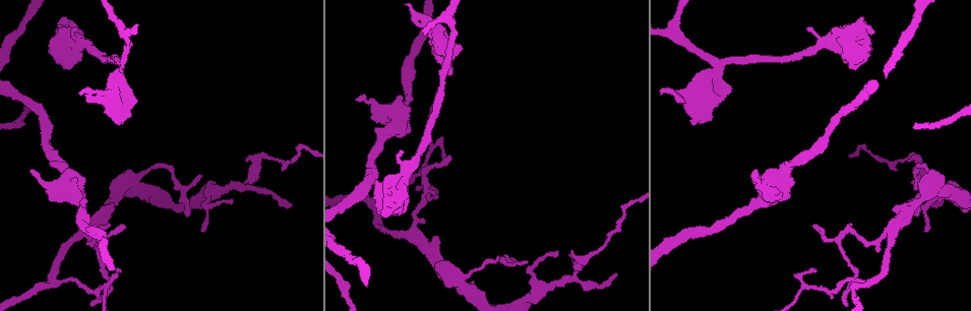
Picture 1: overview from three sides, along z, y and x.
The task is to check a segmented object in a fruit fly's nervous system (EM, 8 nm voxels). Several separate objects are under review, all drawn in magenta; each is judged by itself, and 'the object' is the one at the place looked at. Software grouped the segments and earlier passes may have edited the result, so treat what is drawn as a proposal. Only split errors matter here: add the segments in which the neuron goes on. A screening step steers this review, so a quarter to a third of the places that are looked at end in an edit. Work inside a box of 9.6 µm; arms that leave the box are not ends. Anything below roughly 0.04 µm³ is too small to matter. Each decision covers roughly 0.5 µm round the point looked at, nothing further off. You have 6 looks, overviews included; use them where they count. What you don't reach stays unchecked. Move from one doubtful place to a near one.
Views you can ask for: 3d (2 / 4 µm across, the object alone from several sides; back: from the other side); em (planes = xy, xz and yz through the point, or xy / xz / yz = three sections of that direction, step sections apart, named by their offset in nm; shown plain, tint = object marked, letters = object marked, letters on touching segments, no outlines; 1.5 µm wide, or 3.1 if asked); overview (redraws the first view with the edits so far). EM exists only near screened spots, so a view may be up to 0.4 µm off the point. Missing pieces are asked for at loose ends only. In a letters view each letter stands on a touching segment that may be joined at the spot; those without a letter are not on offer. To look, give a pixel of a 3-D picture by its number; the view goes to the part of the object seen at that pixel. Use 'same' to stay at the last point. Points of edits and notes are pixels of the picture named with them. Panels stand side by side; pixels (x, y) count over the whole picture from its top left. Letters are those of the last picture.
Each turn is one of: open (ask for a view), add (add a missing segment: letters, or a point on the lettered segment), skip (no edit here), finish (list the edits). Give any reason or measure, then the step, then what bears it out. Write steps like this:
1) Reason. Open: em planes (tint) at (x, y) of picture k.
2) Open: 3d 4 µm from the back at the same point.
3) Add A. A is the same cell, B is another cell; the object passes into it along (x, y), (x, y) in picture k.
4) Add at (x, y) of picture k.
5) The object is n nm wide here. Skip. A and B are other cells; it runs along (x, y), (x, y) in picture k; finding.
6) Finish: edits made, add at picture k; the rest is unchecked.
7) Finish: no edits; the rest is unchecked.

Thin end. Open: em planes (letters) at (450, 155) of picture 1.

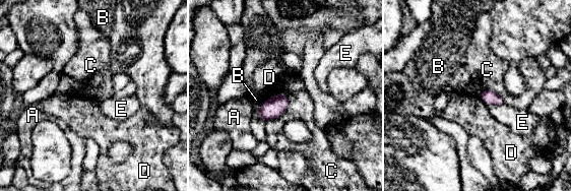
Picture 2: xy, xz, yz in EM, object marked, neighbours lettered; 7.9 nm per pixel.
The object is 110 nm wide here. Skip. A, B, C, D and E are other cells; no lettered segment goes on from it.

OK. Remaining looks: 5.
Branch stops here. Open: em planes (letters) at (756, 173) of picture 1.

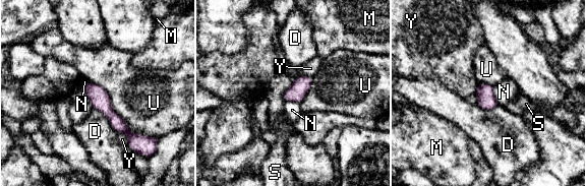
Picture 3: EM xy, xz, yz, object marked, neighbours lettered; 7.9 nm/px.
The object is 140 nm wide here. Skip. D, M, N, S, U and Y are other cells; a border runs along (492, 86), (492, 95), (497, 104) in picture 3; no lettered segment goes on from it.

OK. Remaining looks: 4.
Open: em planes (letters) at (515, 259) of picture 1.

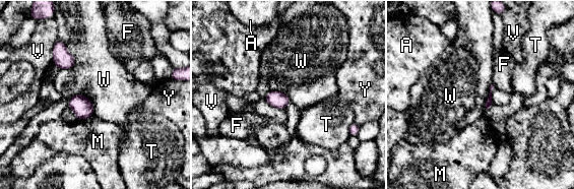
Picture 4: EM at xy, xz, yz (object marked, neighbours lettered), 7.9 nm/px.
The longest contact is with W, 240 nm. Skip. A, F, M, T, V, W and Y are other cells; no lettered segment goes on from it.

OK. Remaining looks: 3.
Finish: no edits; the rest is unchecked.

